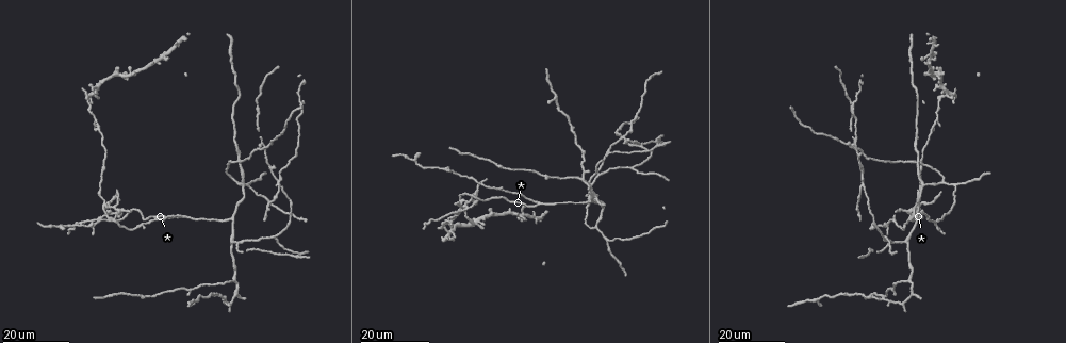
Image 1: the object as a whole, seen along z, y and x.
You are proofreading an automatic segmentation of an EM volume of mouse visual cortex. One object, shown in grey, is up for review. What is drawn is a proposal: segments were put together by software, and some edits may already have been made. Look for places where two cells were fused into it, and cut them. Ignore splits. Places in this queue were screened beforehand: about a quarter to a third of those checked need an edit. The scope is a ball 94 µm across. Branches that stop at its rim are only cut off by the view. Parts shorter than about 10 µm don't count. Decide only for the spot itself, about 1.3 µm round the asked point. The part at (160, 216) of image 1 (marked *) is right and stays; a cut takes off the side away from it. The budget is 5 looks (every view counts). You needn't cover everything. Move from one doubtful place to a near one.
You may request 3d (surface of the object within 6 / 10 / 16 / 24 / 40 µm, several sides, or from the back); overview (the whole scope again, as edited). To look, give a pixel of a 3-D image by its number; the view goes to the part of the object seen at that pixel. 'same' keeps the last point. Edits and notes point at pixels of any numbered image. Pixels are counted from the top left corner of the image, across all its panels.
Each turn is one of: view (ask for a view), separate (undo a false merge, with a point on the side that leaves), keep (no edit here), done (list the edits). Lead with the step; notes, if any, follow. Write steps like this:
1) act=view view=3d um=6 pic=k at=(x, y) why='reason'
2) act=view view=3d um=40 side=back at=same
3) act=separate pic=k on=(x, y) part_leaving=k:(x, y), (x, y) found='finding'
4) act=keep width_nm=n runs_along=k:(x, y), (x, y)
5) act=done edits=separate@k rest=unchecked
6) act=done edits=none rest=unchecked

act=view view=3d um=24 pic=1 at=(917, 218) why='two arms in line, one across'

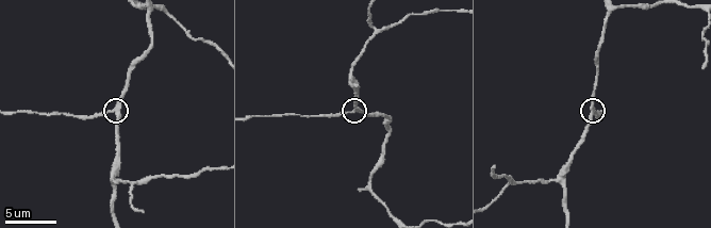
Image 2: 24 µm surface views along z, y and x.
act=view view=3d um=6 pic=2 at=(111, 109) why='closer look'

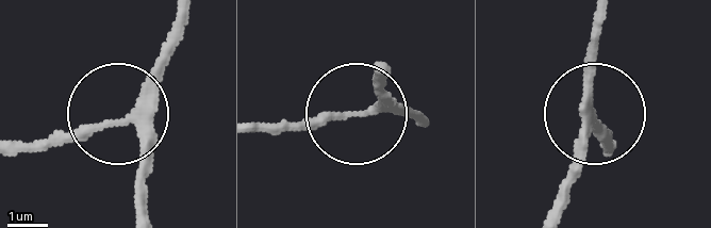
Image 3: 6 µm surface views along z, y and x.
act=keep width_nm=220 runs_along=3:(22, 143), (63, 143), (123, 112), (171, 20) found='continuous, no second cell'

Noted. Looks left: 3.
act=view view=3d um=6 pic=2 at=(376, 28) why='arms part here'

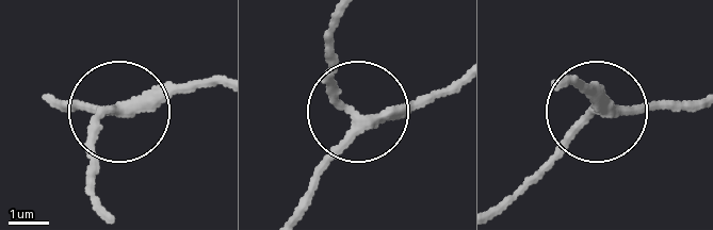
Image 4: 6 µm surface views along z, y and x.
act=keep width_nm=240 runs_along=4:(55, 99), (114, 109), (90, 160), (90, 197) found='one cell here'

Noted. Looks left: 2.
act=view view=3d um=16 pic=1 at=(106, 203)

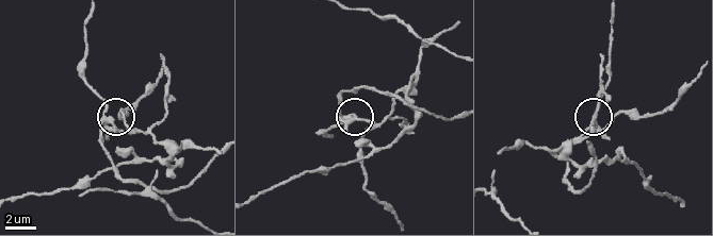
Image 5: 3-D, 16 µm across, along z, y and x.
act=view view=3d um=10 pic=5 at=(347, 117)

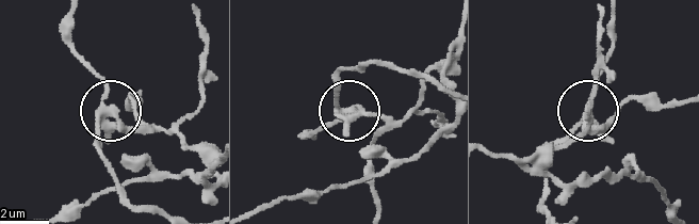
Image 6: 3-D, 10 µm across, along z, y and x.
act=separate pic=6 on=(129, 129) part_leaving=6:(102, 112), (177, 134), (204, 161), (210, 179) found='two cells meet here'

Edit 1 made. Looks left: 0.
act=done edits=separate@6 rest=unchecked

